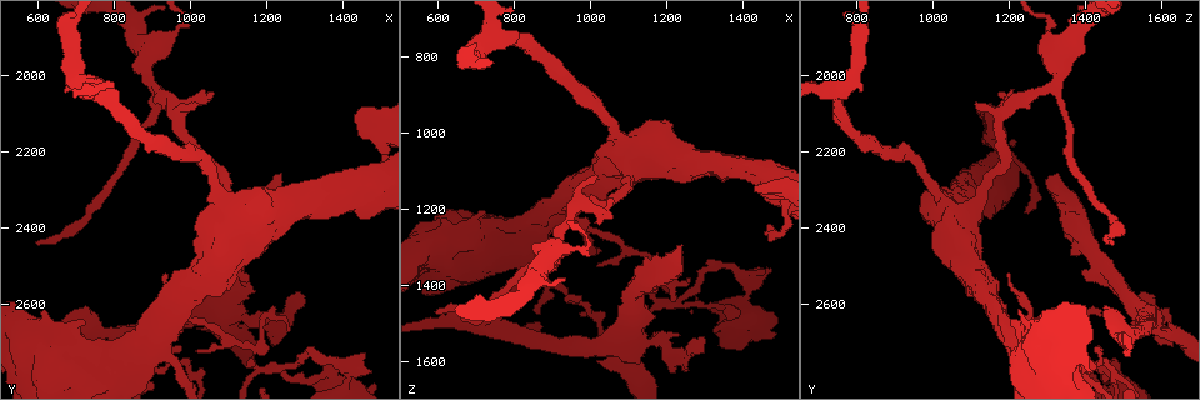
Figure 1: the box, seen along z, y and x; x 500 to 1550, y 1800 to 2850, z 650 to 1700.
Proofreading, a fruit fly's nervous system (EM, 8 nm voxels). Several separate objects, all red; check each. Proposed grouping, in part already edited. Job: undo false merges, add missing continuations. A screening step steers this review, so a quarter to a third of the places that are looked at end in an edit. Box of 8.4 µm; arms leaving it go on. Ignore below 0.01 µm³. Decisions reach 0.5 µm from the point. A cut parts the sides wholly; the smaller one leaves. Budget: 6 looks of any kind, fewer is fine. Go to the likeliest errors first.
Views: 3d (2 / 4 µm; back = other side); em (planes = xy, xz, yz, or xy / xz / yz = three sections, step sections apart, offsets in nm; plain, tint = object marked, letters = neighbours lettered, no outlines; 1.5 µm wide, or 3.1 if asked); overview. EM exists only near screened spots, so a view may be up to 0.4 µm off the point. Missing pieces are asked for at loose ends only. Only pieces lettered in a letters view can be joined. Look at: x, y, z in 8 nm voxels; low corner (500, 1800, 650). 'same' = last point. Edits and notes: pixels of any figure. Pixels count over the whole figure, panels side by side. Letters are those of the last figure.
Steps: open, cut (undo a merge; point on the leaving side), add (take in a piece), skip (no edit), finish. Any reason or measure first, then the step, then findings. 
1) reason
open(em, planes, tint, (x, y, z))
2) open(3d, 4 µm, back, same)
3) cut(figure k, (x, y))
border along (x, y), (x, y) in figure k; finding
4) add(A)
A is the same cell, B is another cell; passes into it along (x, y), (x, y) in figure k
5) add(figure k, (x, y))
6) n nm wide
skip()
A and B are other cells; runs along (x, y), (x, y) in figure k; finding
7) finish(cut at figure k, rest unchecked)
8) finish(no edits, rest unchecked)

an open end
open(em, planes, letters, (730, 2605, 1445))

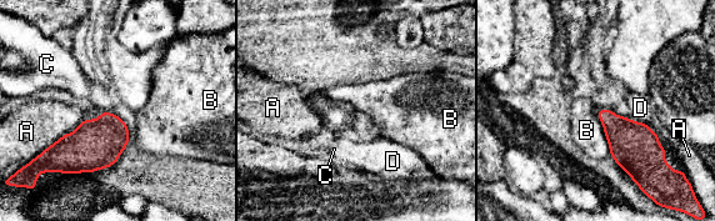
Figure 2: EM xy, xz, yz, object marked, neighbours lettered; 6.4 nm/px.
skip()
A, B, C and D are other cells; border along (596, 110), (610, 154) in figure 2; no lettered piece goes on from it

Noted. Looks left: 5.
free end
open(3d, 4 µm, back, (1290, 2590, 1540))

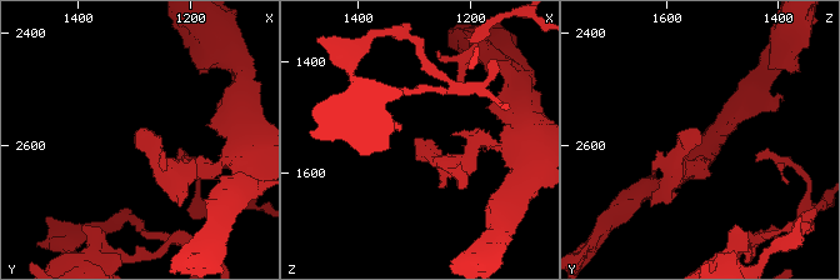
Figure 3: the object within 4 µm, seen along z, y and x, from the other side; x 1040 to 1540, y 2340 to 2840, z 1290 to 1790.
shape alone is not enough
open(em, yz, step 8, letters, (1295, 2585, 1540))

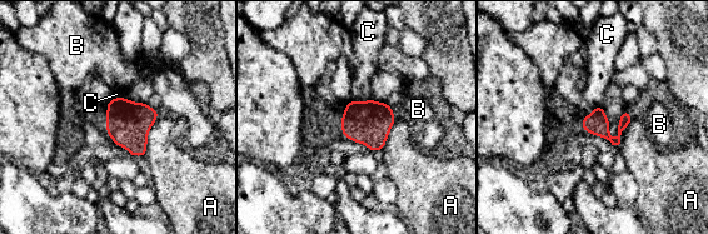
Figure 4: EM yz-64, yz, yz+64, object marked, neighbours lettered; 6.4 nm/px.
150 nm wide; A touches over 300 nm
skip()
A, B and C are other cells; none of them fits

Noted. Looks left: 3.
an open end
open(3d, 4 µm, (1240, 2270, 1310))

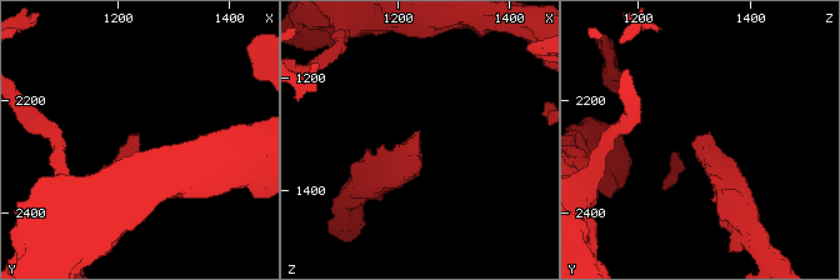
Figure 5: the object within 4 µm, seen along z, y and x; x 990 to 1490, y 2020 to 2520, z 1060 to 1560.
shape alone is not enough
open(em, xy, step 4, tint, (1245, 2260, 1310))

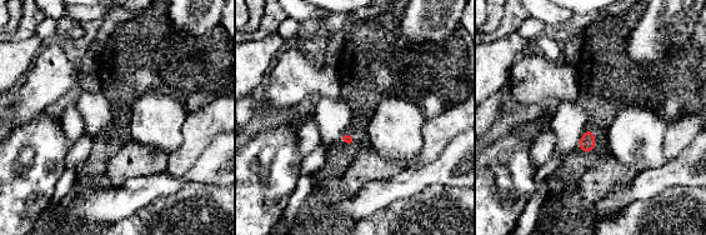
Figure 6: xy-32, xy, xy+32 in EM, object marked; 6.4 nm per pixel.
open(em, xy, step 4, letters, same)

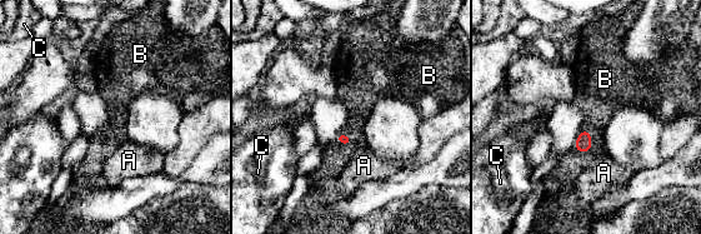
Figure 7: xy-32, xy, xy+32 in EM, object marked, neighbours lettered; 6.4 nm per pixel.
B touches over 150 nm
add(B)
B is the same cell, A and C are other cells; passes into it along (584, 140), (590, 138), (597, 100) in figure 7; the neuron continues

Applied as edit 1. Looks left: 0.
finish(add at figure 7, rest unchecked)

